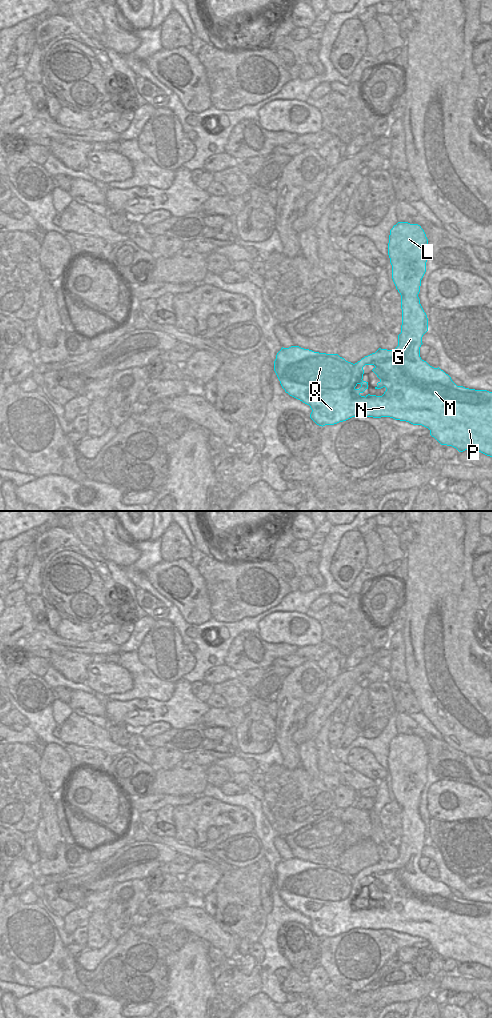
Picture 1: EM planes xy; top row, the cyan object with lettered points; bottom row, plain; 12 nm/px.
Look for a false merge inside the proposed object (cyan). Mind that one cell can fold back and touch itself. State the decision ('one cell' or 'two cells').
one cell

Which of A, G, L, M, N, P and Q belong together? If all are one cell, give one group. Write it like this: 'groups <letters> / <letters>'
groups A G L M N P Q

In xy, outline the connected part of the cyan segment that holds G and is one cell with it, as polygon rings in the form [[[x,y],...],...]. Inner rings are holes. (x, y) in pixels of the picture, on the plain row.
[[[398,734],[390,742],[388,767],[392,777],[392,791],[401,807],[402,821],[401,845],[398,847],[398,858],[395,861],[379,860],[375,865],[353,876],[338,866],[314,864],[299,858],[282,859],[276,867],[274,883],[286,905],[310,918],[312,922],[310,930],[319,938],[334,937],[352,929],[390,929],[428,940],[430,947],[441,957],[452,958],[459,964],[477,962],[492,969],[492,904],[457,898],[443,882],[430,878],[420,869],[422,849],[428,843],[428,830],[420,816],[418,806],[421,792],[426,784],[428,764],[428,751],[420,737]],[[365,877],[375,878],[372,883],[380,891],[375,901],[386,900],[382,908],[360,907],[368,901],[368,894],[362,892]]]

